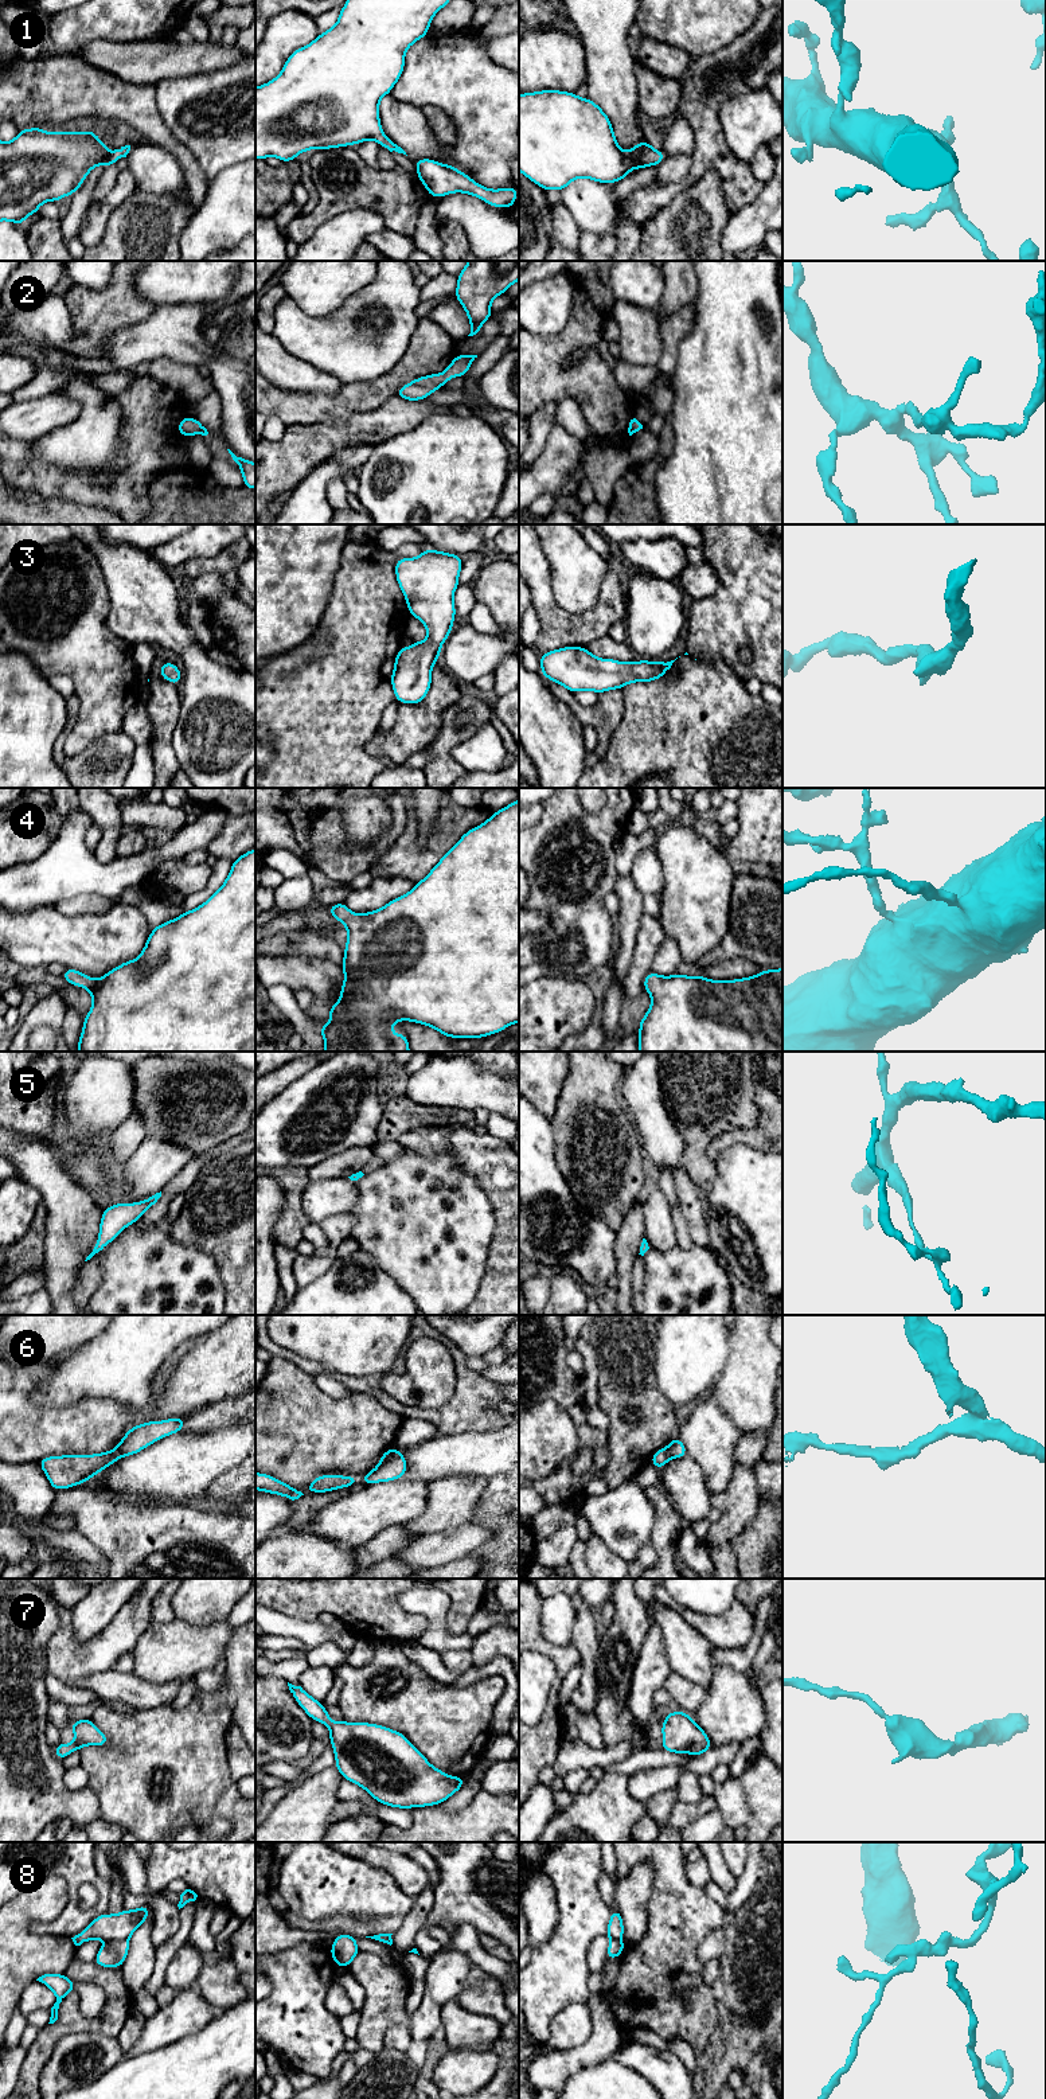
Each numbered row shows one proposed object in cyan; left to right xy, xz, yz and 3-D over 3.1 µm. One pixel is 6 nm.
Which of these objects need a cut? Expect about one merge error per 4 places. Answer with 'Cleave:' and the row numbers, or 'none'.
Cleave: 8

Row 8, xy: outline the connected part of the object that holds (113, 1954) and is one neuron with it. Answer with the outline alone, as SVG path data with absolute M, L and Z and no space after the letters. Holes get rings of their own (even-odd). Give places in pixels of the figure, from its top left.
M110 1940L108 1944L99 1947L94 1963L99 1967L118 1967L121 1969L128 1956L129 1940Z

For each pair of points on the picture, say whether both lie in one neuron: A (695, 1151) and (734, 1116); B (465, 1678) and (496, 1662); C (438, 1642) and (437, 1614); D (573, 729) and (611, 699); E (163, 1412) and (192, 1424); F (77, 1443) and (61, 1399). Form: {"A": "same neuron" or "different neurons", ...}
{"A": "same neuron", "B": "same neuron", "C": "same neuron", "D": "different neurons", "E": "different neurons", "F": "different neurons"}

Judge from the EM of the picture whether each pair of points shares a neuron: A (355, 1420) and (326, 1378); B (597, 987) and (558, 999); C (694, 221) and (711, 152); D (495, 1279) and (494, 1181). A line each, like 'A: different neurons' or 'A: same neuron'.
A: different neurons
B: different neurons
C: different neurons
D: same neuron

